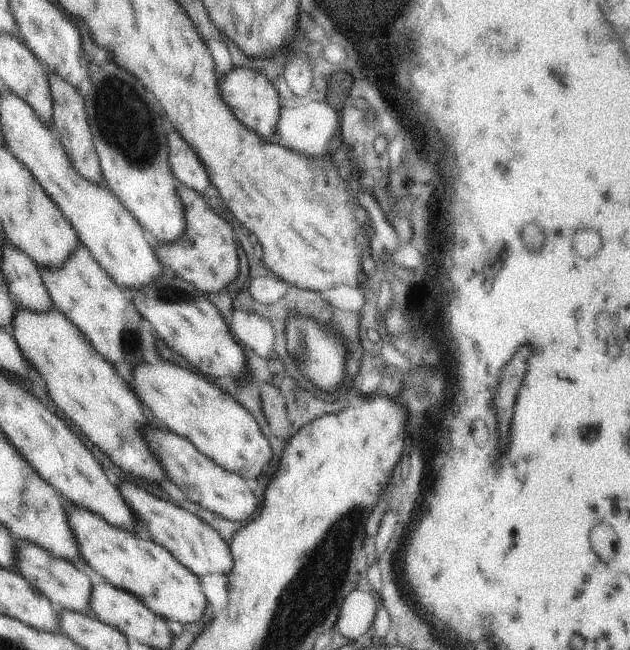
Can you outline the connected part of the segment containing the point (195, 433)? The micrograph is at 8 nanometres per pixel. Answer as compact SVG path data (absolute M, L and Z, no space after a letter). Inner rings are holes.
M160 360L152 364L140 364L138 370L132 372L134 382L132 390L138 394L146 406L152 408L152 414L162 420L172 432L184 436L194 442L202 454L206 454L214 464L245 478L249 483L264 472L264 468L274 461L272 448L254 416L248 412L234 397L222 391L206 376L184 370L184 368L168 364L168 360Z

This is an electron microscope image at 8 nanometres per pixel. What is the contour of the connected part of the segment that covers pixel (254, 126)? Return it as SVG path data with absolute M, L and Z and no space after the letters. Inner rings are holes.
M232 68L224 78L218 79L218 88L222 94L220 98L246 128L257 132L262 138L268 138L276 132L282 109L278 90L266 75L260 74L254 68Z

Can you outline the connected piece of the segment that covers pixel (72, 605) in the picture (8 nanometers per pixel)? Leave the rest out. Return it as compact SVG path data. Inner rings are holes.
M33 542L17 543L19 544L16 546L15 573L28 580L36 590L40 590L53 605L85 615L91 614L88 602L93 585L89 580L89 571L74 562L56 558L48 550L36 546Z

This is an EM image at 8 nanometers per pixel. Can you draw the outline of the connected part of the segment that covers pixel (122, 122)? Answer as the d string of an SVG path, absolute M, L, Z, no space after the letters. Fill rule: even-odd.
M100 64L98 70L96 66L91 65L90 70L90 78L81 84L80 92L86 105L94 150L100 160L100 170L106 178L105 186L118 197L124 208L134 215L154 243L172 244L186 234L186 218L184 204L176 192L176 178L168 164L166 132L162 130L160 116L156 114L160 102L140 84L140 80L134 74L118 68L116 64Z

